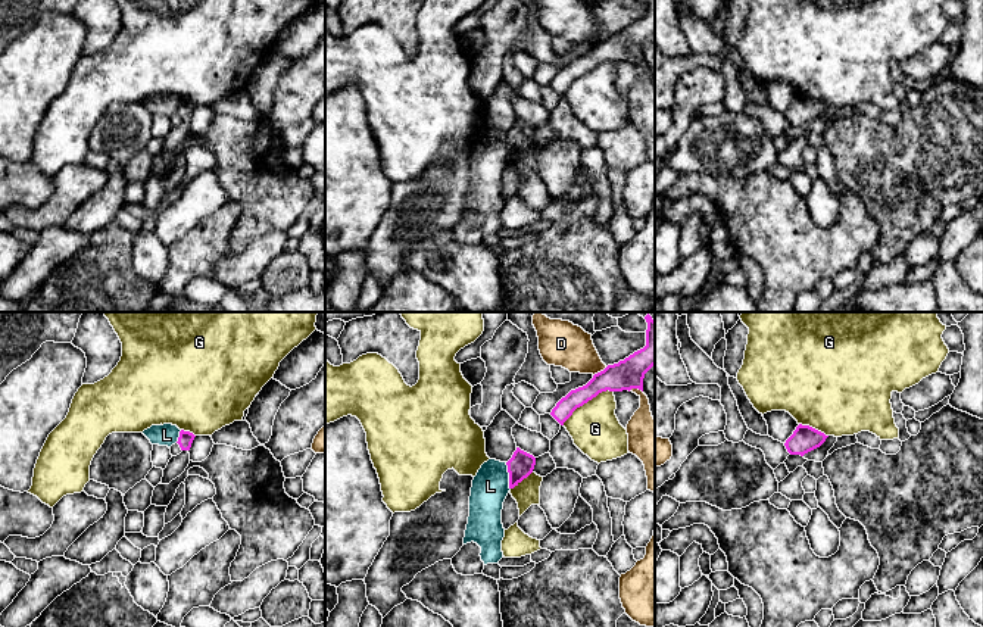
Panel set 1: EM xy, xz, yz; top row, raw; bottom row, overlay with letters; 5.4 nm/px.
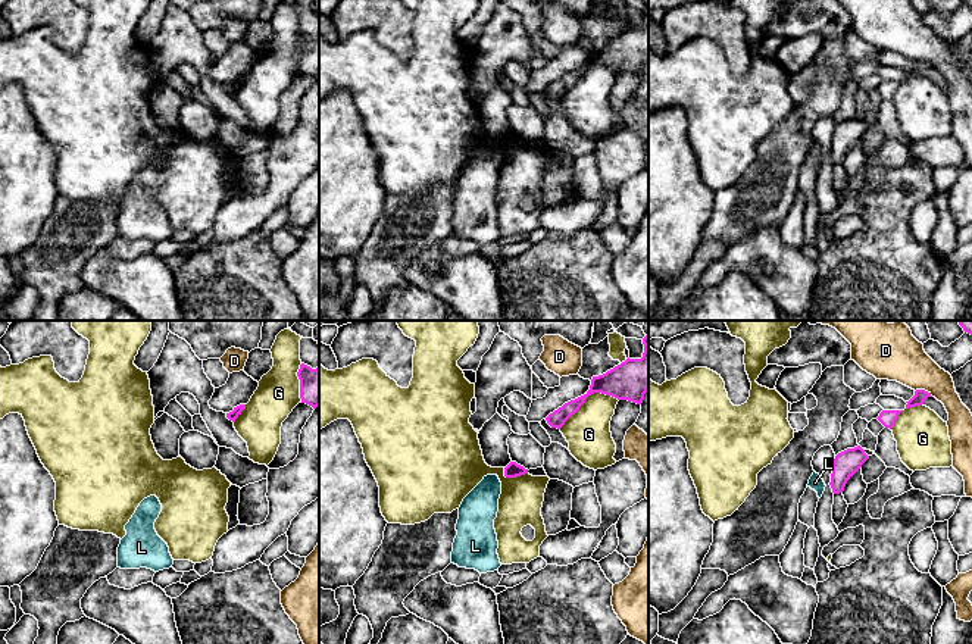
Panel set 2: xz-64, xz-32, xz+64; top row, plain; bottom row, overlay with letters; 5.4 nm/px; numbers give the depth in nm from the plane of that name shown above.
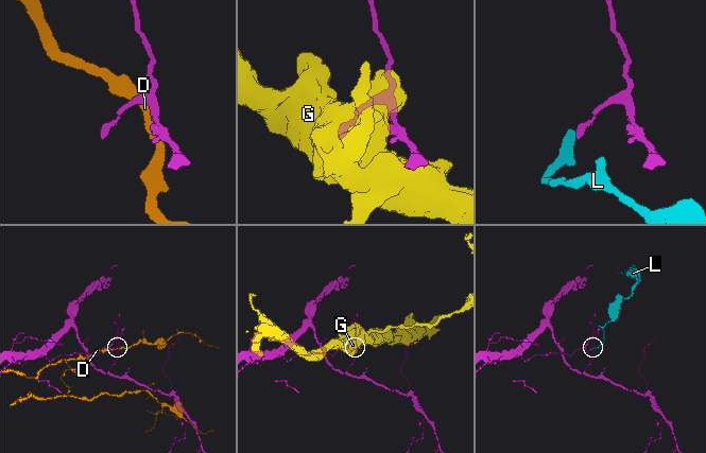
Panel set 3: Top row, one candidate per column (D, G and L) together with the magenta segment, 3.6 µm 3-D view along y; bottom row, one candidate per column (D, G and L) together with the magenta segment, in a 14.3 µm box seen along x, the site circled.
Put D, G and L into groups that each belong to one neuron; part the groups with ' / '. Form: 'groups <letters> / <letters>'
groups D / G / L

